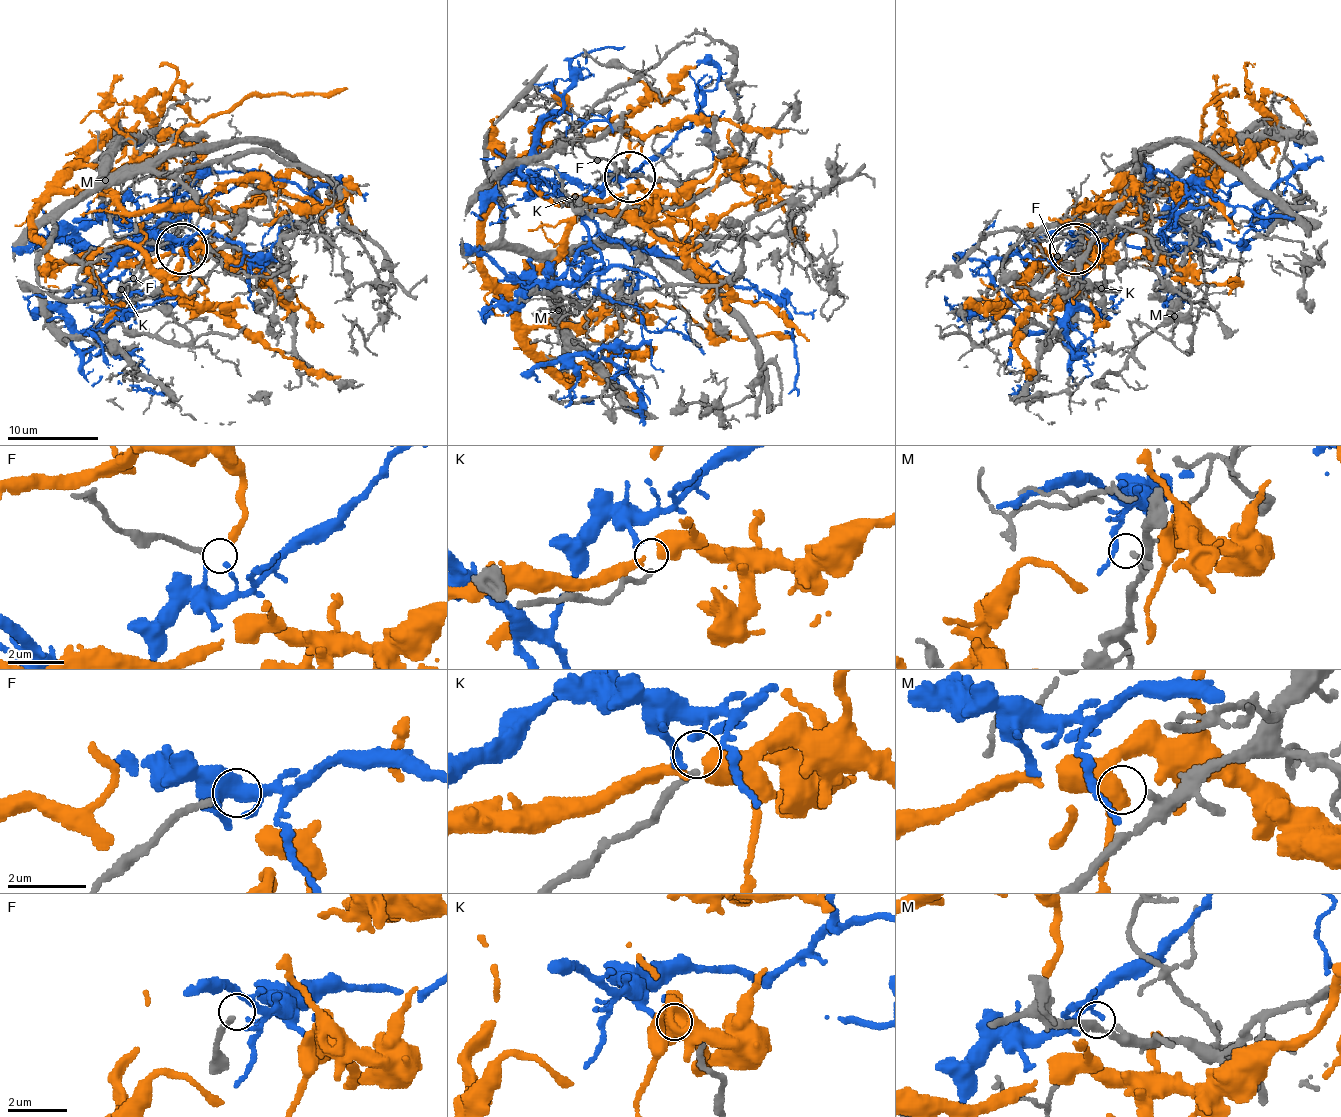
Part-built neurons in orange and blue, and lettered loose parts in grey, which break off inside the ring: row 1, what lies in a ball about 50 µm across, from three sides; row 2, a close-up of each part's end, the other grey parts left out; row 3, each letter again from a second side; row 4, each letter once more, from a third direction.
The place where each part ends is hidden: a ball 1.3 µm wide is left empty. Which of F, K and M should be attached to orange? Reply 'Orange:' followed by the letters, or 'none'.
Orange: none

